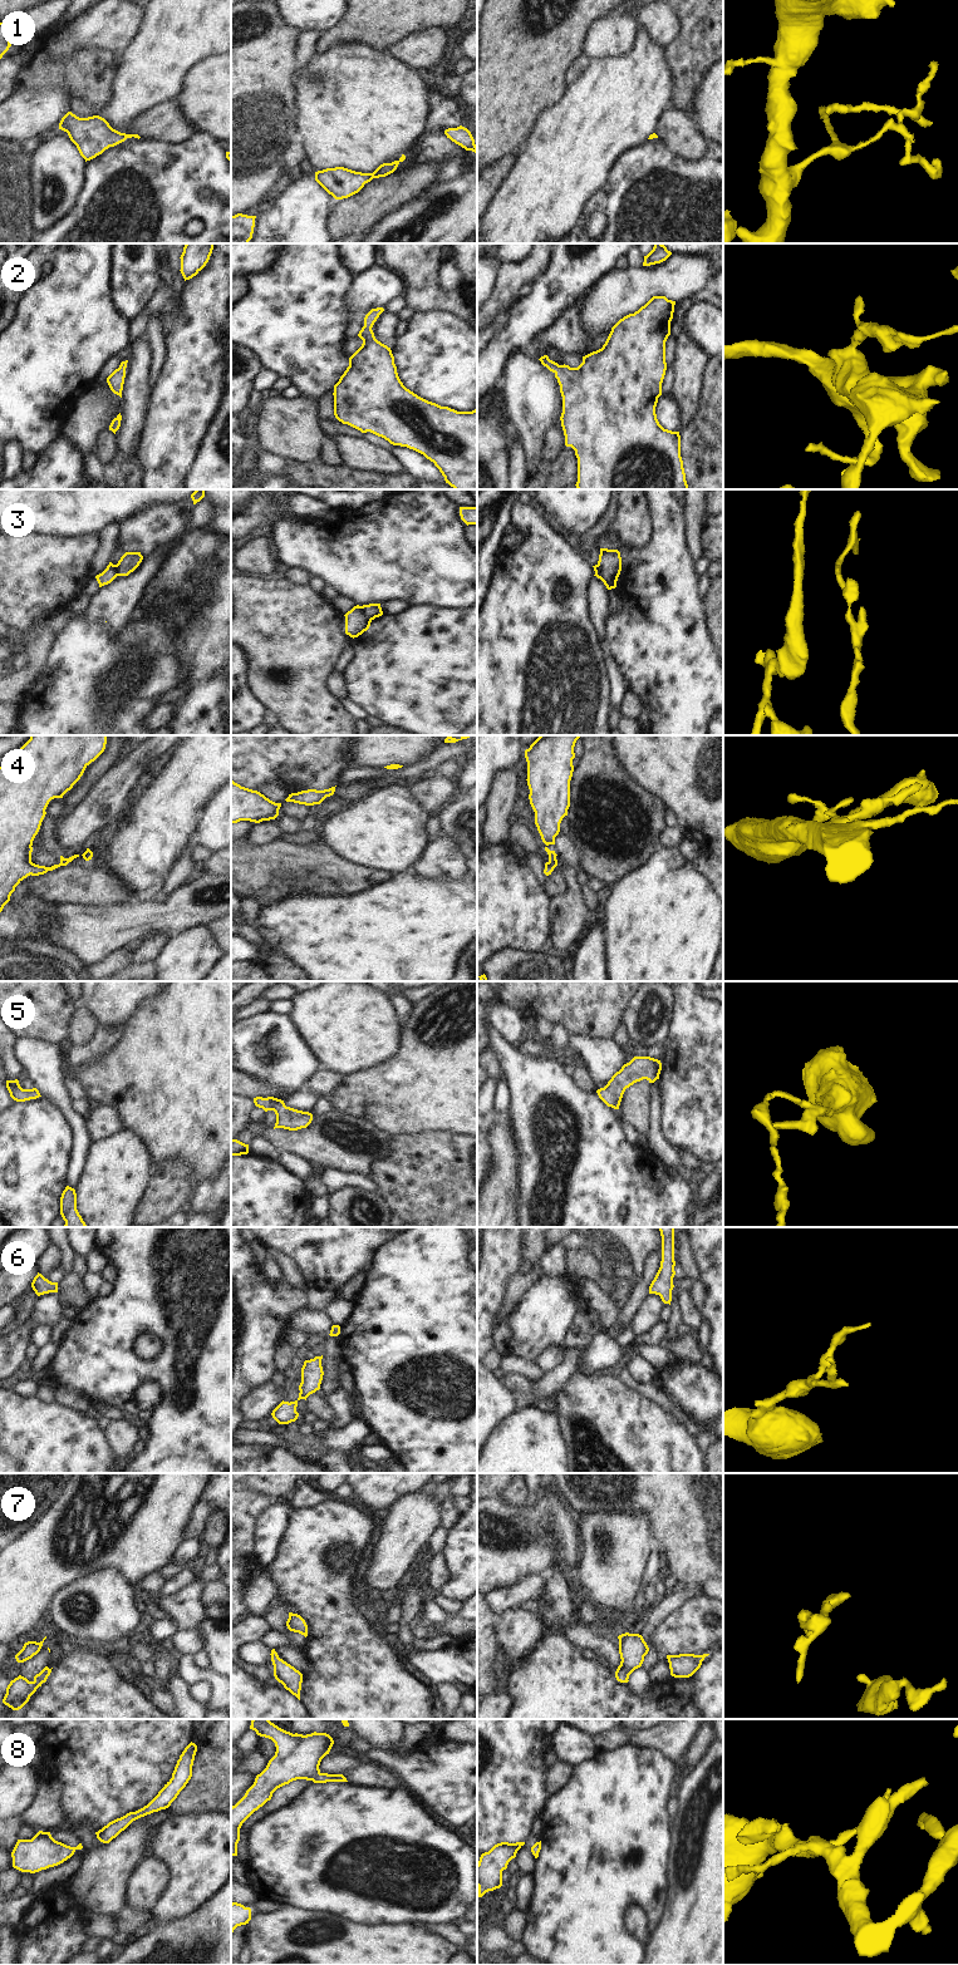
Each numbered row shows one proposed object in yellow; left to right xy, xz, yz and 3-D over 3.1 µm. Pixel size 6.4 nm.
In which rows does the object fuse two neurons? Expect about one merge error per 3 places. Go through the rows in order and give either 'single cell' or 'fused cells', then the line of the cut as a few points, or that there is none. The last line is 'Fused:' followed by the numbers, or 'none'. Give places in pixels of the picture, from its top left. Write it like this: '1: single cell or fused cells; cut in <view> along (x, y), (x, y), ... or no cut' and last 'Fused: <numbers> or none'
1: single cell; no cut
2: single cell; no cut
3: fused cells; cut in xz along (360, 606), (372, 619)
4: single cell; no cut
5: single cell; no cut
6: single cell; no cut
7: single cell; no cut
8: single cell; no cut
Fused: 3

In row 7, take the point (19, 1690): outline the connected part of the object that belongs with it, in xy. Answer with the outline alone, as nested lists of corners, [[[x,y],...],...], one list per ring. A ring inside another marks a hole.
[[[45,1666],[39,1674],[34,1676],[33,1681],[29,1681],[21,1675],[11,1680],[6,1688],[6,1694],[3,1699],[3,1703],[13,1710],[21,1709],[29,1701],[30,1696],[36,1691],[36,1689],[46,1681],[51,1669]]]

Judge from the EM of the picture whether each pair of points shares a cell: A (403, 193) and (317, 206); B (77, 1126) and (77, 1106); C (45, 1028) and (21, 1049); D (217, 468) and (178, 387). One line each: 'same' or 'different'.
A: different
B: different
C: different
D: different

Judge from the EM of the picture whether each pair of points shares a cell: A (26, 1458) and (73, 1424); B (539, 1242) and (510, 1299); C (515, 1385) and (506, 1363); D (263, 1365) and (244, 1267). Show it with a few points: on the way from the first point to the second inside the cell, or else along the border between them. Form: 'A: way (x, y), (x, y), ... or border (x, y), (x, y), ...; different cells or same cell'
A: way (38, 1458), (62, 1436); same cell
B: way (534, 1256), (534, 1271), (520, 1285); same cell
C: border (501, 1372), (520, 1372), (532, 1379); different cells
D: way (245, 1341), (244, 1291); same cell

